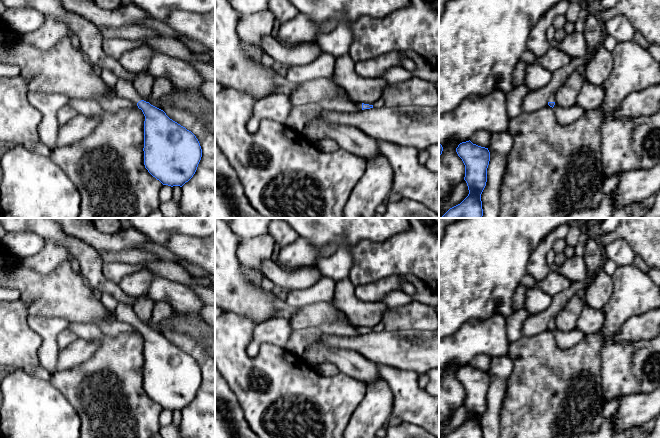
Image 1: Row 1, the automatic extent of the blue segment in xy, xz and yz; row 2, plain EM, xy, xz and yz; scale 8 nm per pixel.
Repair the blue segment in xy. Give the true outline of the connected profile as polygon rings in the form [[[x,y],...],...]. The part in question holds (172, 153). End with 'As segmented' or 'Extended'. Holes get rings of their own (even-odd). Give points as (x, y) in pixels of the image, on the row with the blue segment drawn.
[[[119,78],[115,91],[142,110],[144,121],[144,165],[163,185],[182,187],[195,174],[202,157],[196,136],[144,101],[131,82]]]. Extended

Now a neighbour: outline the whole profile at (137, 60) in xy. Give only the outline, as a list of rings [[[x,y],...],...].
[[[143,43],[139,47],[124,53],[118,61],[125,70],[141,73],[148,69],[149,62],[155,51],[155,49]]]

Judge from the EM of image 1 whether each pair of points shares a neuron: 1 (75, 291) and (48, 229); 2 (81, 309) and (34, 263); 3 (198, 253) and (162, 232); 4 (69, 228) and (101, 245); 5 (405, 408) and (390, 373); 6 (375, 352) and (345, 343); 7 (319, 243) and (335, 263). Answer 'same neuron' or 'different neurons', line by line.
1: different neurons
2: different neurons
3: different neurons
4: same neuron
5: same neuron
6: same neuron
7: same neuron

